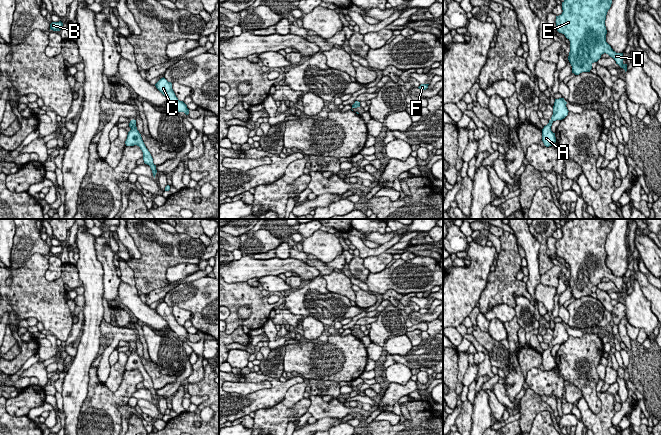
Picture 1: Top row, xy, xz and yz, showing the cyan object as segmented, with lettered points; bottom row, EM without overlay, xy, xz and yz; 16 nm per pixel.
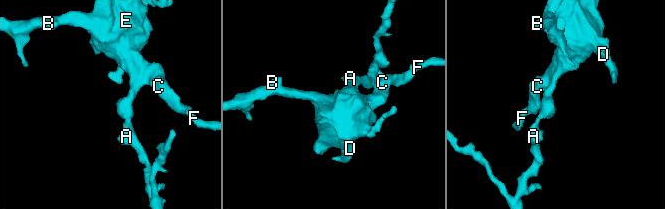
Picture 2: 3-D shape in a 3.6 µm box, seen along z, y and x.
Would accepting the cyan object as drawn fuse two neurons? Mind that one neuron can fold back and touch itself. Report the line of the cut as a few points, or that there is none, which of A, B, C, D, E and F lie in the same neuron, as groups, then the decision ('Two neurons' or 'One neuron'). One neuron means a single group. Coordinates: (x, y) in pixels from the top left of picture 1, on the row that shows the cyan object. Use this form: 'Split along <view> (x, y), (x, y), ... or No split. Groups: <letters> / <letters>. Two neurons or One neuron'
No split. Groups: A B C D E F. One neuron

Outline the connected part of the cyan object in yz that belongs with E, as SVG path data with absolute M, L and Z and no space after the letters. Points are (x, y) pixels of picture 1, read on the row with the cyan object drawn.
M564 0L562 14L556 16L559 33L570 41L568 60L572 73L590 72L592 64L606 53L627 71L623 53L616 53L606 42L605 20L612 0Z

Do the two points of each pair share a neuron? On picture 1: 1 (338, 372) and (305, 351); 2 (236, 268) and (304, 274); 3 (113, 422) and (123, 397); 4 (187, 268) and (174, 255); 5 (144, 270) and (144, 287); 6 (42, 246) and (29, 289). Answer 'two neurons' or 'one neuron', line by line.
1: one neuron
2: one neuron
3: one neuron
4: two neurons
5: one neuron
6: two neurons

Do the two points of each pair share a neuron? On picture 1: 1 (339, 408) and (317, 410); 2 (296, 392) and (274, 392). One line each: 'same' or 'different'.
1: same
2: different

